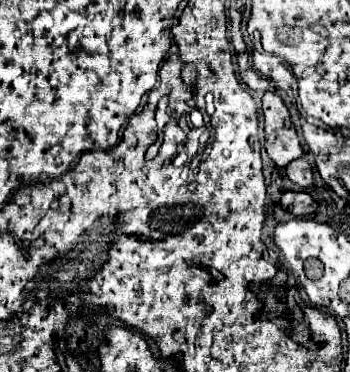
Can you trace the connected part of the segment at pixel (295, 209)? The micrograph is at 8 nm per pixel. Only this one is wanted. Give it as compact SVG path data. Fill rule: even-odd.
M285 191L281 197L281 207L295 217L307 217L307 215L315 213L317 201L305 191L299 191L299 193L297 191Z

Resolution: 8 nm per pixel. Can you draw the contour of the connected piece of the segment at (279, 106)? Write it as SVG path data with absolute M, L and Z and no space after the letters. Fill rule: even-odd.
M267 91L263 95L263 115L265 115L265 149L275 165L287 167L291 161L303 155L299 137L291 123L289 109L277 93Z

